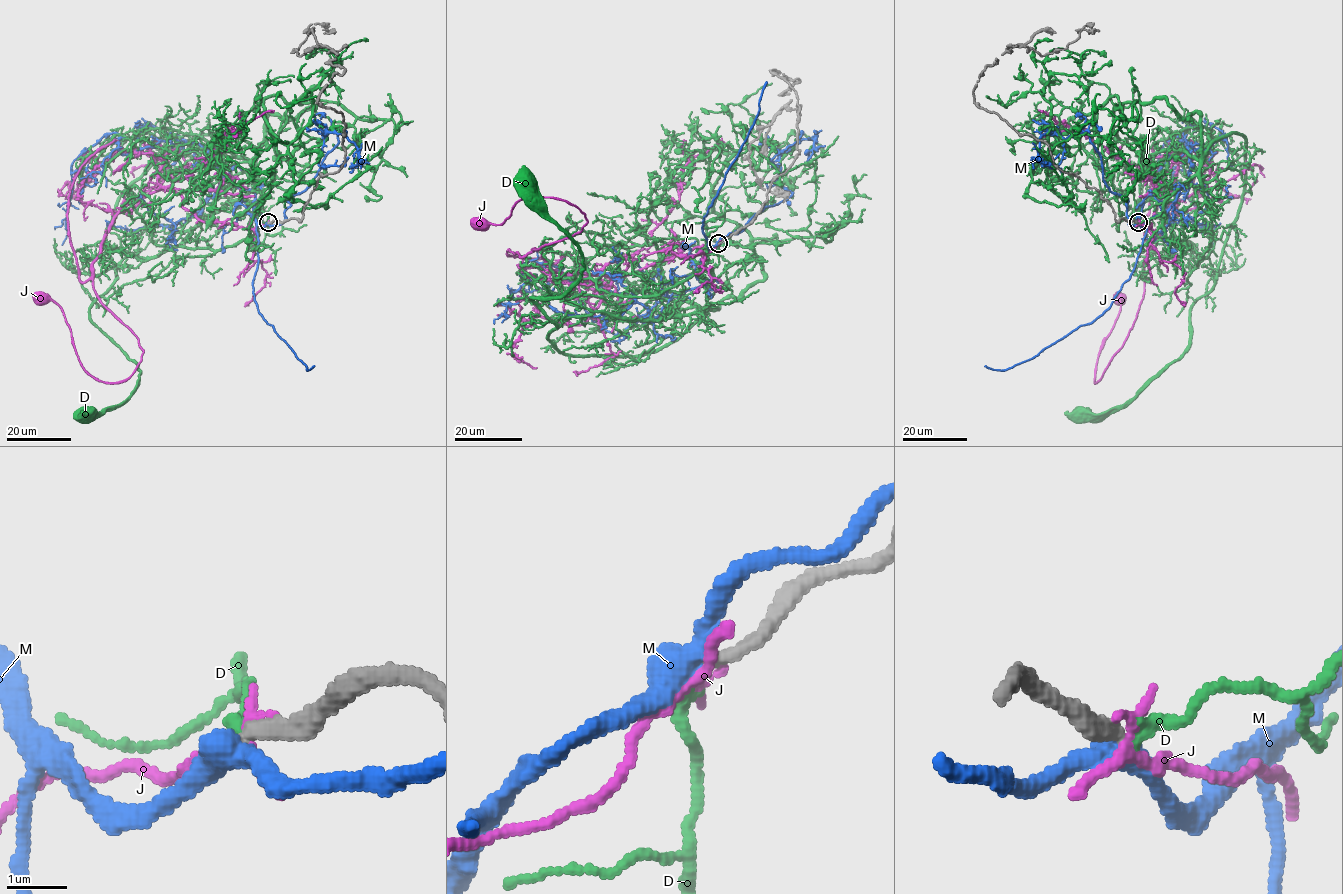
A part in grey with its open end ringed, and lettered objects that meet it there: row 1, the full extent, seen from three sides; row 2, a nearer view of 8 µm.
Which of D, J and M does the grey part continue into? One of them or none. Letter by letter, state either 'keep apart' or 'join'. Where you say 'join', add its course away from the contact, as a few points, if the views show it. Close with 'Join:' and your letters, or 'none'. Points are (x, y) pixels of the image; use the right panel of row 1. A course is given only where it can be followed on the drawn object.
D: keep apart
J: keep apart
M: keep apart
Join: none

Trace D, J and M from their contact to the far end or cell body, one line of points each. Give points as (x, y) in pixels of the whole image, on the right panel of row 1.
D: (1138, 224), (1215, 140), (1245, 138), (1245, 191), (1190, 345), (1127, 403), (1076, 416)
J: (1138, 223), (1149, 229), (1144, 222), (1168, 190), (1132, 328), (1095, 383), (1118, 299)
M: (1138, 223), (1166, 211), (1188, 181), (1189, 143), (1163, 148), (1175, 133), (1186, 196), (1213, 245)

